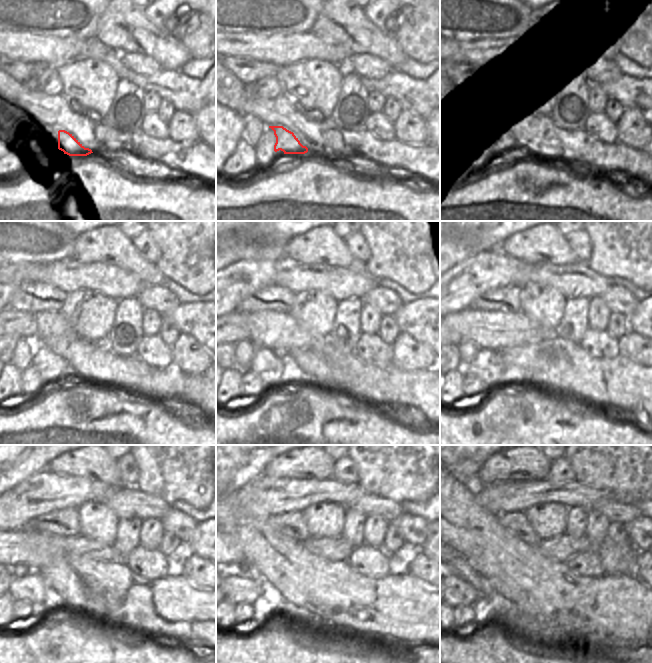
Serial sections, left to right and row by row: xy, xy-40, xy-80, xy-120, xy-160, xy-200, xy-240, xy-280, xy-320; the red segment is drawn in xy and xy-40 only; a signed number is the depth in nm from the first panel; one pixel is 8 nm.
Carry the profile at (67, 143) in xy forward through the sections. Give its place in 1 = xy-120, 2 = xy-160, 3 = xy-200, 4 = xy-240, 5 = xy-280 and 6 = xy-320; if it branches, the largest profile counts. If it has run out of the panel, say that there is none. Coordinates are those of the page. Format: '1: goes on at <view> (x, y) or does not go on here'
1: goes on at xy-120 (52, 367)
2: goes on at xy-160 (269, 365)
3: goes on at xy-200 (488, 365)
4: goes on at xy-240 (31, 588)
5: goes on at xy-280 (241, 585)
6: goes on at xy-320 (460, 593)

